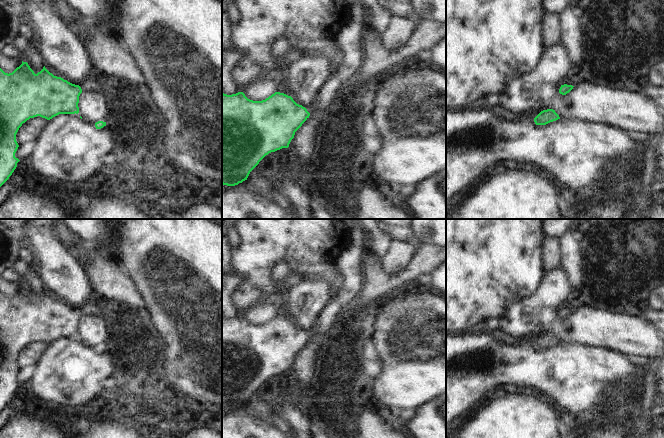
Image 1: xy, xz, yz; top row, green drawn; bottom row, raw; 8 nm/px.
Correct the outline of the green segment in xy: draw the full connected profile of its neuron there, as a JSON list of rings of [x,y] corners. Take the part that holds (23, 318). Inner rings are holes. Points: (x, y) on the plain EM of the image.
[[[23,285],[19,291],[9,298],[0,292],[0,411],[9,403],[20,385],[15,381],[19,371],[16,358],[22,348],[37,340],[50,344],[59,338],[78,338],[79,320],[82,316],[102,317],[102,312],[93,300],[86,302],[82,308],[75,309],[61,301],[54,300],[45,290],[35,298],[28,287]]]

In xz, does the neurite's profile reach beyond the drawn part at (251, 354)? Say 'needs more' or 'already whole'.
needs more

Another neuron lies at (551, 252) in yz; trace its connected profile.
[[[545,237],[542,250],[542,261],[545,275],[560,266],[560,241],[556,238]]]

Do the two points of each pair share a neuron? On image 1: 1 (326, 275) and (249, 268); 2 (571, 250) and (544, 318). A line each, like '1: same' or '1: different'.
1: same
2: different

